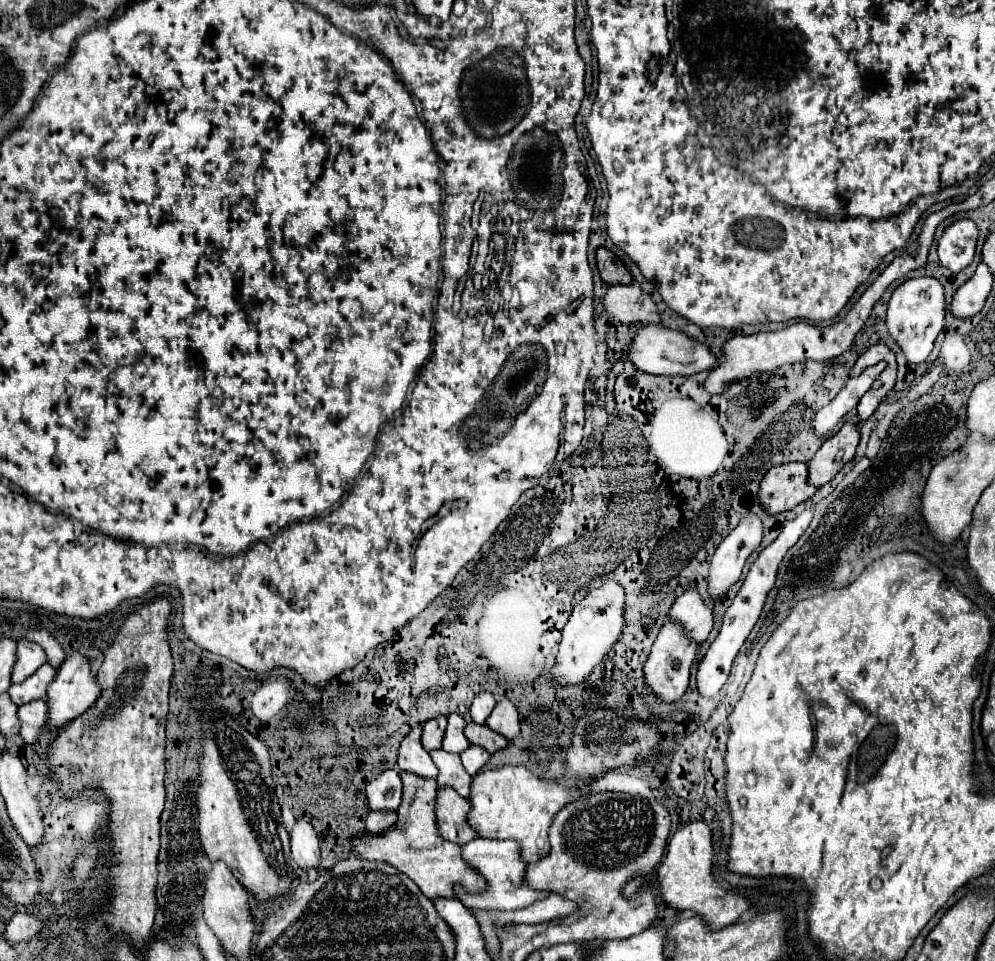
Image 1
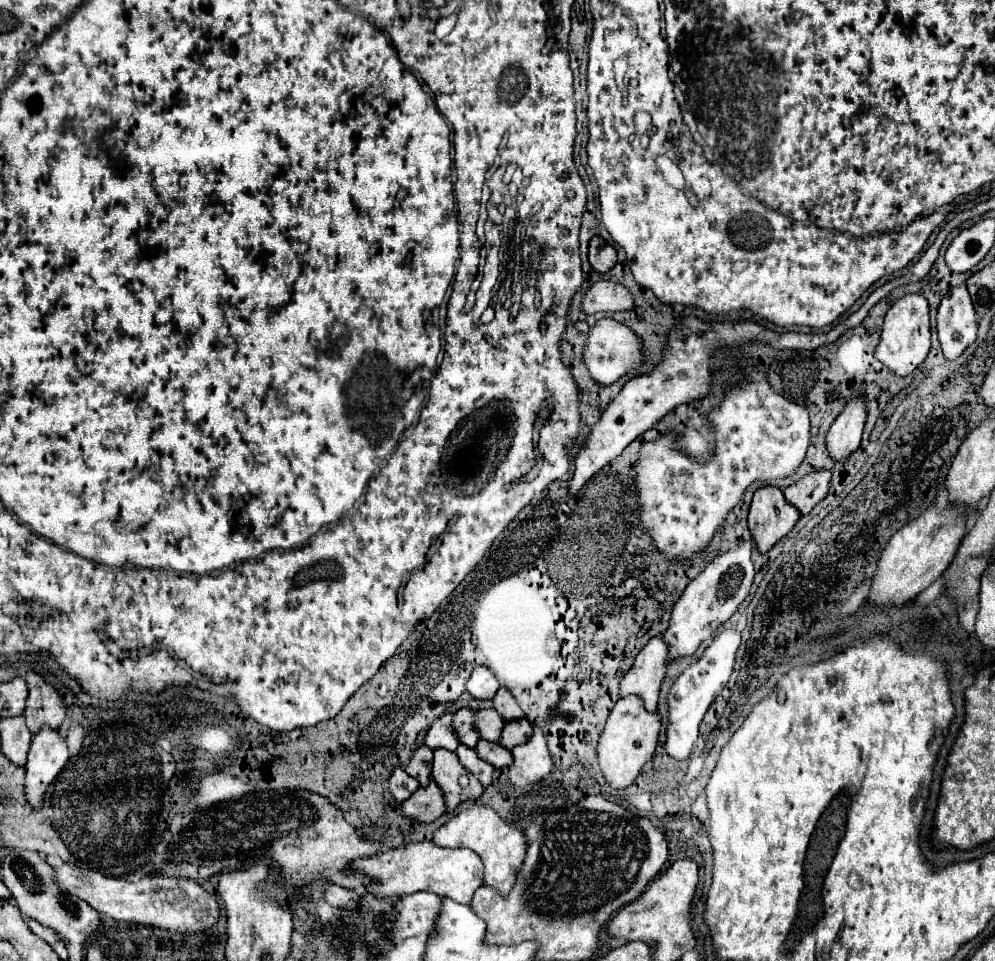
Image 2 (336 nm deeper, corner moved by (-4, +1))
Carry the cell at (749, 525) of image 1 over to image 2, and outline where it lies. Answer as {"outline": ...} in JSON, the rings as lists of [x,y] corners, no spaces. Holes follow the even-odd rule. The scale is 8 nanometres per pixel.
{"outline":[[[743,543],[737,549],[731,549],[719,557],[715,557],[683,591],[677,605],[671,611],[669,627],[659,635],[669,645],[667,659],[691,657],[699,645],[713,635],[717,627],[721,627],[747,599],[755,569],[751,563],[751,543]]]}

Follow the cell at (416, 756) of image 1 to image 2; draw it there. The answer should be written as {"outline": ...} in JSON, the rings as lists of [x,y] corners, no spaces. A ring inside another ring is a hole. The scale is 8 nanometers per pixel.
{"outline":[[[445,713],[433,723],[433,727],[425,737],[425,745],[429,745],[429,749],[445,747],[449,751],[455,751],[457,745],[461,745],[453,729],[453,713]]]}

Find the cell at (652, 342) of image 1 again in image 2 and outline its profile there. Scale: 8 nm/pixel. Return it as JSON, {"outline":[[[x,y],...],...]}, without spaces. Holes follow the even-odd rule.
{"outline":[[[603,317],[587,333],[587,343],[585,343],[585,349],[583,349],[583,361],[585,361],[585,367],[587,367],[589,375],[597,383],[611,385],[619,377],[623,377],[629,369],[635,369],[635,367],[639,367],[643,363],[641,341],[623,323],[617,323],[615,319],[609,319],[609,317]]]}

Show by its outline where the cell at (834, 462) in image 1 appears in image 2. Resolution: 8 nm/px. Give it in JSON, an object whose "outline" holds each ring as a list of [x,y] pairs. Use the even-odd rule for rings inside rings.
{"outline":[[[813,471],[807,477],[799,479],[795,485],[783,489],[785,501],[799,509],[801,515],[807,515],[829,491],[831,471]]]}

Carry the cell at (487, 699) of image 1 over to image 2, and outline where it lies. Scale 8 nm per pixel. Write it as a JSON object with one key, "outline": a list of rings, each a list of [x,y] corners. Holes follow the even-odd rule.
{"outline":[[[475,667],[469,681],[467,681],[467,691],[481,701],[489,701],[495,697],[497,689],[499,689],[499,681],[497,677],[487,669],[487,667]]]}

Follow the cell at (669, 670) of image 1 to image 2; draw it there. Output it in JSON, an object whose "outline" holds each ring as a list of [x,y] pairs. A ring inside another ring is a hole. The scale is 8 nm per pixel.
{"outline":[[[627,697],[625,701],[615,703],[615,707],[605,723],[605,729],[599,737],[599,745],[597,745],[599,767],[603,771],[605,781],[613,789],[625,789],[637,779],[643,765],[655,755],[659,729],[661,729],[659,715],[647,713],[645,707],[637,701],[637,697]]]}

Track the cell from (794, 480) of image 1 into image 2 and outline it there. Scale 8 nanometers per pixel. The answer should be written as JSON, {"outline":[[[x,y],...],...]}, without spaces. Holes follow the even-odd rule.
{"outline":[[[767,485],[755,491],[749,509],[749,531],[759,553],[767,553],[797,521],[799,513],[785,501],[781,489]]]}

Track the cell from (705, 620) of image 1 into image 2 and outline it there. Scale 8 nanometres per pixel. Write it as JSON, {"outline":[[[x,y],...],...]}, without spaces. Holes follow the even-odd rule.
{"outline":[[[653,637],[637,655],[633,667],[619,685],[619,699],[637,695],[649,713],[657,711],[657,695],[667,669],[667,645]]]}

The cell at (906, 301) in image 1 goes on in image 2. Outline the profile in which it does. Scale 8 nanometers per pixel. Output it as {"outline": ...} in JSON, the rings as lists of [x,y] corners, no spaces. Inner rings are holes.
{"outline":[[[905,295],[893,303],[885,315],[881,341],[875,349],[877,361],[889,367],[897,375],[913,373],[927,357],[931,347],[931,329],[929,329],[929,305],[923,295]]]}

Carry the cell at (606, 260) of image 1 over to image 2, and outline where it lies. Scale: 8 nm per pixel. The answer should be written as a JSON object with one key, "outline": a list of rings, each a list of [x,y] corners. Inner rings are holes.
{"outline":[[[595,235],[589,243],[589,263],[597,273],[607,273],[617,263],[617,253],[603,237]]]}

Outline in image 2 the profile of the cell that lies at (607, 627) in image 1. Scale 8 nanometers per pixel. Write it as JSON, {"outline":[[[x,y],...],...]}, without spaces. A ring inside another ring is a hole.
{"outline":[[[535,725],[533,737],[513,749],[513,765],[509,767],[509,783],[515,787],[525,787],[539,783],[545,779],[553,767],[553,761],[549,757],[549,749],[545,745],[545,737],[541,733],[541,727]]]}

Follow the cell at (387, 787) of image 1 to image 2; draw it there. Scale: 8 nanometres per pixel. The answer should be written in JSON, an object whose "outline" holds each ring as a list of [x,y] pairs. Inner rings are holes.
{"outline":[[[401,767],[395,769],[393,775],[389,777],[389,791],[395,797],[395,801],[399,801],[399,803],[407,801],[417,789],[419,789],[419,781],[415,777],[407,775],[405,769],[401,769]]]}

